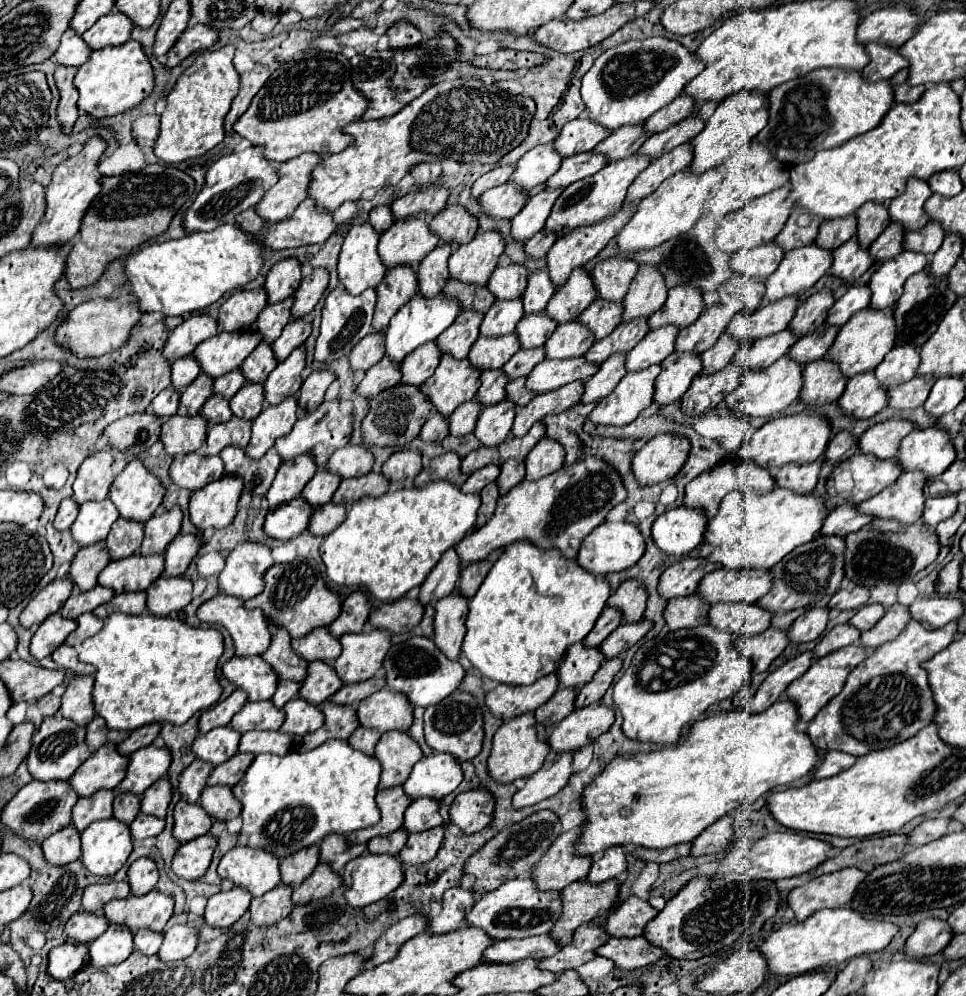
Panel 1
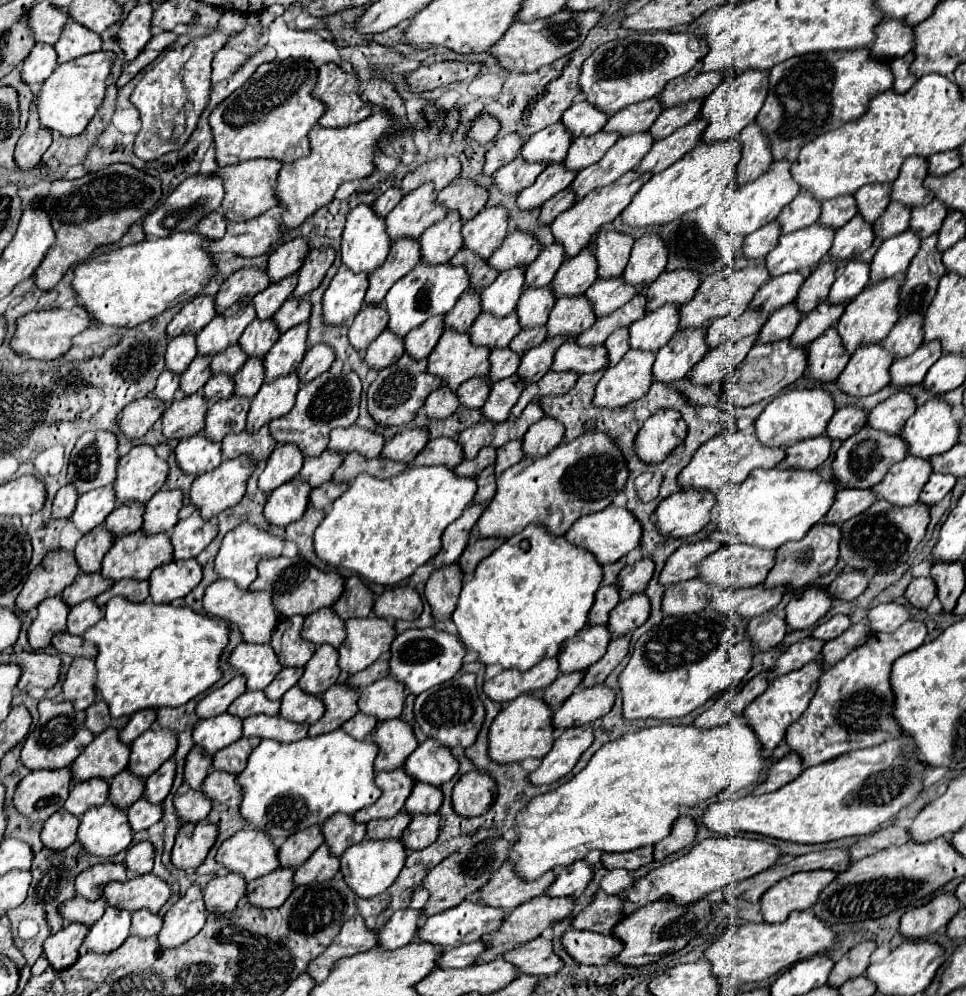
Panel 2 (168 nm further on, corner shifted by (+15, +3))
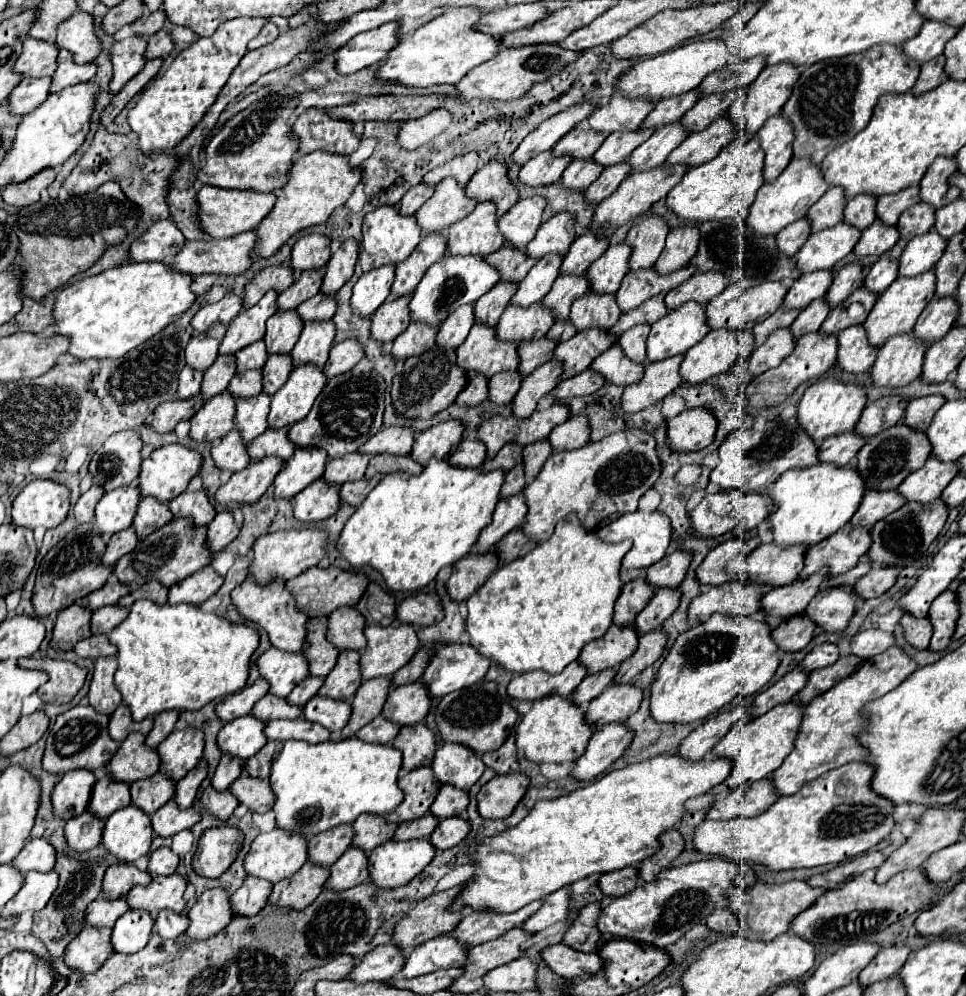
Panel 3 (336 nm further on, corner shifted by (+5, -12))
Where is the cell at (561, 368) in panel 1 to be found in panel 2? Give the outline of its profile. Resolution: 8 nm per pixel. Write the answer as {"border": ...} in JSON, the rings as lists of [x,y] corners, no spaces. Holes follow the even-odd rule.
{"border":[[[563,344],[553,360],[551,370],[553,372],[567,372],[573,370],[577,374],[585,374],[585,372],[597,372],[597,370],[605,370],[607,368],[607,352],[603,348],[603,344],[597,344],[593,348],[581,348],[579,344]]]}

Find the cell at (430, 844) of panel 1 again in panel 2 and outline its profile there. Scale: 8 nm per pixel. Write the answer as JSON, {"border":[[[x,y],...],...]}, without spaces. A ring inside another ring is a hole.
{"border":[[[437,812],[435,814],[415,814],[411,824],[405,828],[401,842],[409,850],[427,848],[439,836],[439,820],[441,820],[441,816]]]}

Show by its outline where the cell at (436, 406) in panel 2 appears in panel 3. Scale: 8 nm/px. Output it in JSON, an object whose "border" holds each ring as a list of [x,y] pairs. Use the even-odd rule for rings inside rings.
{"border":[[[469,375],[469,381],[465,389],[457,395],[455,403],[475,407],[481,405],[485,399],[487,399],[487,379],[479,379],[479,375]]]}

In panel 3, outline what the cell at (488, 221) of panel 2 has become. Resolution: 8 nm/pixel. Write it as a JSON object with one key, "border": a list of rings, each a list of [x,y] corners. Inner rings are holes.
{"border":[[[541,197],[517,201],[499,219],[499,231],[503,231],[505,243],[517,249],[525,249],[525,245],[535,237],[543,221],[543,209],[545,209],[545,199]]]}

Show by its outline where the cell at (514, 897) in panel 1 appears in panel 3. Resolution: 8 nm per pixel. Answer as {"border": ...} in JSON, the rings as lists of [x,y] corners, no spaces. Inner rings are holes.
{"border":[[[451,933],[439,935],[431,941],[421,943],[411,951],[411,955],[405,961],[403,975],[407,979],[433,973],[439,969],[449,969],[449,967],[463,967],[467,963],[467,945],[457,941]]]}

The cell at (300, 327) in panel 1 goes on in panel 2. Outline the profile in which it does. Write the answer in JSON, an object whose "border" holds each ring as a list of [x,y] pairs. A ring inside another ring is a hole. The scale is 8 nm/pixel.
{"border":[[[301,296],[301,298],[289,298],[285,300],[285,304],[277,310],[277,314],[273,316],[273,320],[277,322],[279,330],[285,332],[301,322],[305,322],[311,314],[311,302],[309,296]]]}

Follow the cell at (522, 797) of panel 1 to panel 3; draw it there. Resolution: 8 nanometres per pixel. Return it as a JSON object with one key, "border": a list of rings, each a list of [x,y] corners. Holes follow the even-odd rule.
{"border":[[[609,723],[605,727],[599,727],[591,735],[585,753],[575,761],[575,767],[569,773],[569,777],[575,781],[595,779],[617,757],[623,755],[623,751],[631,745],[631,739],[633,733],[621,723]]]}

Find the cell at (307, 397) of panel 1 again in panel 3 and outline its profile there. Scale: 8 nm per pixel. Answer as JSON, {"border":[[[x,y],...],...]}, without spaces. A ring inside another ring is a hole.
{"border":[[[347,339],[347,341],[331,347],[329,359],[323,367],[323,373],[327,375],[327,379],[331,379],[335,375],[349,371],[361,359],[363,359],[363,349],[359,347],[359,343],[355,343],[355,339]]]}

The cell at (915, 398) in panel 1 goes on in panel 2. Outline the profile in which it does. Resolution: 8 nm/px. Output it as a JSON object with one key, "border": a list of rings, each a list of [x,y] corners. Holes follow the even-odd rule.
{"border":[[[921,344],[913,356],[903,356],[891,366],[891,384],[913,386],[923,382],[929,368],[941,358],[941,344]]]}

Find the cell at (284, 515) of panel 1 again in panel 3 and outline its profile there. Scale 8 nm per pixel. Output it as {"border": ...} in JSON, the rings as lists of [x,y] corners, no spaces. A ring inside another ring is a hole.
{"border":[[[323,479],[313,481],[293,501],[293,513],[297,521],[315,523],[331,517],[339,507],[339,485],[325,483]]]}

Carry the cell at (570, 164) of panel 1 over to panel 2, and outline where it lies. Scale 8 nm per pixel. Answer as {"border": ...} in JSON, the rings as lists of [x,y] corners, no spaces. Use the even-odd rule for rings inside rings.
{"border":[[[603,130],[587,138],[585,136],[575,138],[565,158],[565,166],[571,170],[583,170],[593,166],[597,160],[605,156],[605,152],[615,144],[617,138],[619,138],[617,132],[603,132]]]}

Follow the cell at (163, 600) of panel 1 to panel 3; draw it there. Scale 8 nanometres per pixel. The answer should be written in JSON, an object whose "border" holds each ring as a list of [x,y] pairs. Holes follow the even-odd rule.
{"border":[[[209,565],[201,571],[195,571],[187,579],[175,583],[169,589],[169,605],[201,605],[211,595],[217,593],[217,589],[223,585],[223,577],[217,575],[217,571]]]}

